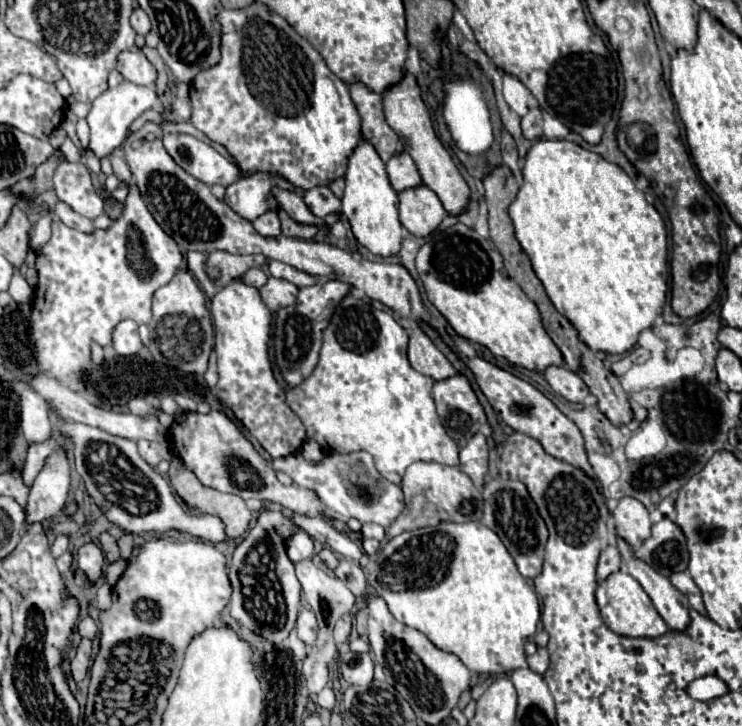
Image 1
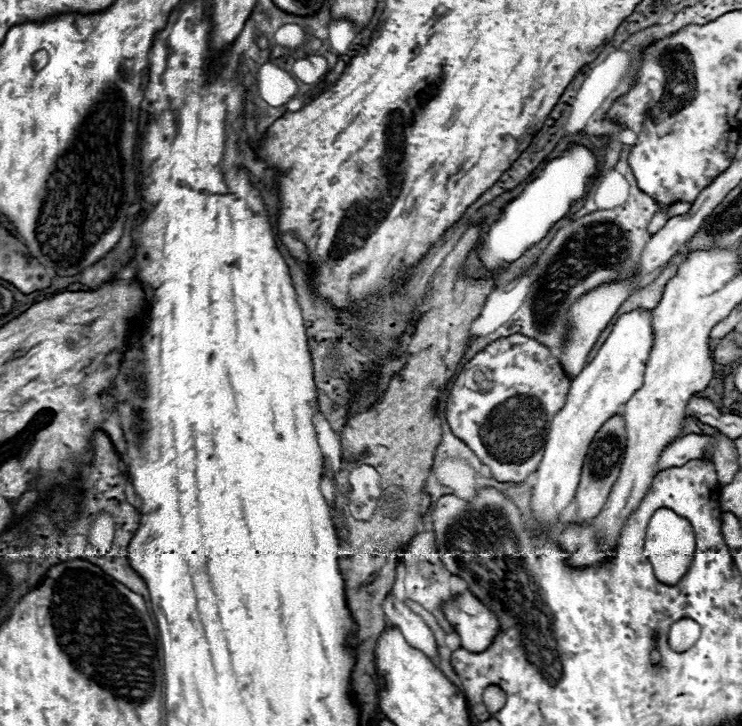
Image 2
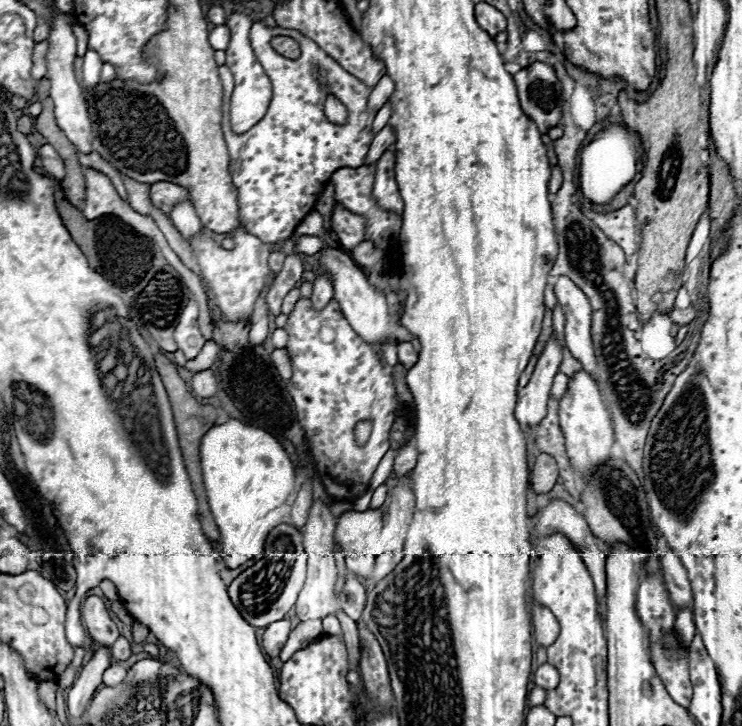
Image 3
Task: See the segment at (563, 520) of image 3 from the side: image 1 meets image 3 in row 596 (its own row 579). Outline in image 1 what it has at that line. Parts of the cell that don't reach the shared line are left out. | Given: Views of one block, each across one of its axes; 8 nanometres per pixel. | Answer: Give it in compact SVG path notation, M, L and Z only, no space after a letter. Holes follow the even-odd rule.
M610 544L608 548L602 550L600 560L598 560L598 582L606 580L612 572L620 570L620 552L616 544Z

